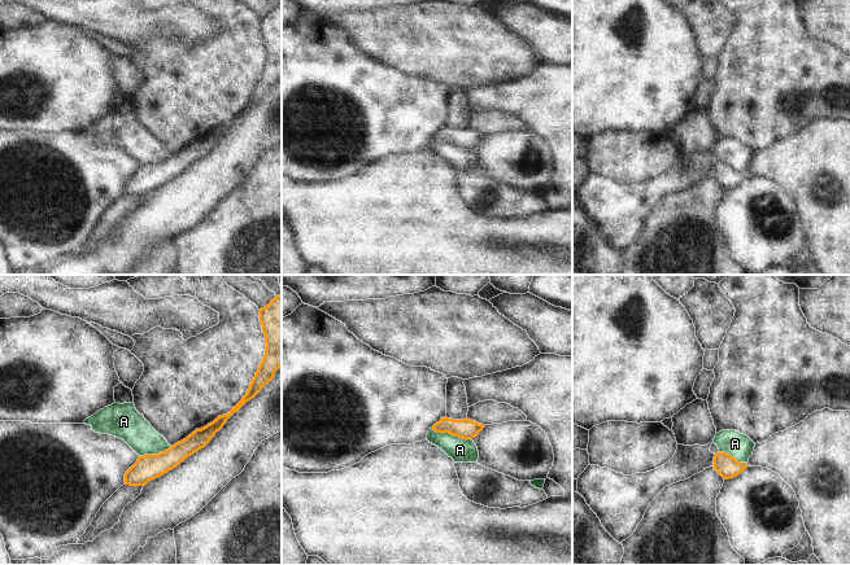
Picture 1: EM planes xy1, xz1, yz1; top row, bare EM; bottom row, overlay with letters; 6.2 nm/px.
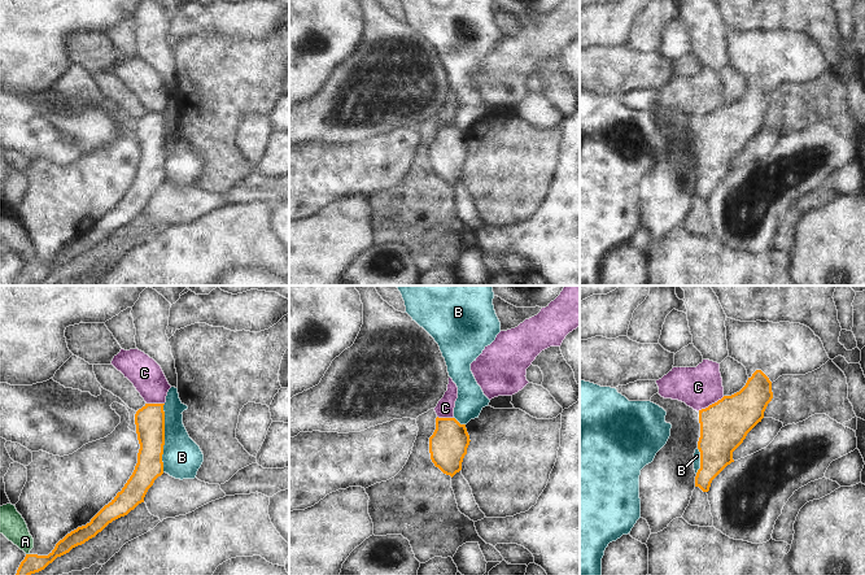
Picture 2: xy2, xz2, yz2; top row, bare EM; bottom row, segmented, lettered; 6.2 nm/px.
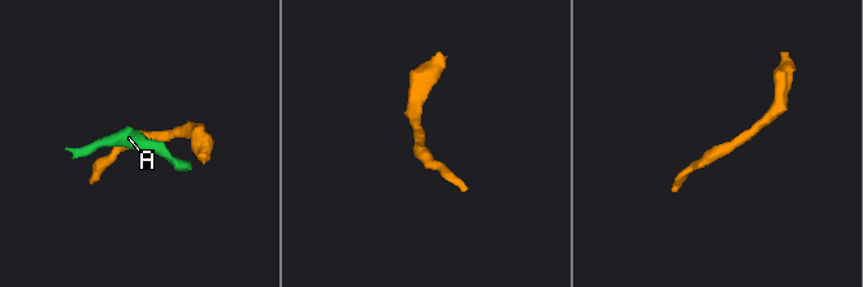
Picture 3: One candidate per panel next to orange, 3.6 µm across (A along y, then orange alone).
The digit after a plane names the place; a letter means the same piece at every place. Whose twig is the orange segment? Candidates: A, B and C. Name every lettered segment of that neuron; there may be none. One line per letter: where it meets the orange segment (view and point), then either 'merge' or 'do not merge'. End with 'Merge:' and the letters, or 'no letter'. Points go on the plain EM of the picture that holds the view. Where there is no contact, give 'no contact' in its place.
A: contact xz1 (452, 144); do not merge
B: contact xy2 (164, 147); do not merge
C: contact yz2 (712, 113); do not merge
Merge: no letter

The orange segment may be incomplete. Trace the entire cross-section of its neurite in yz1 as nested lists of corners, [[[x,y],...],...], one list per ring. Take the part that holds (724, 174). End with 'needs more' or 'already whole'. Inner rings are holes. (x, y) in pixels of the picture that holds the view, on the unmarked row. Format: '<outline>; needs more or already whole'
[[[716,162],[714,166],[714,179],[724,188],[737,187],[747,178],[746,172],[738,172],[725,162]]]; already whole

